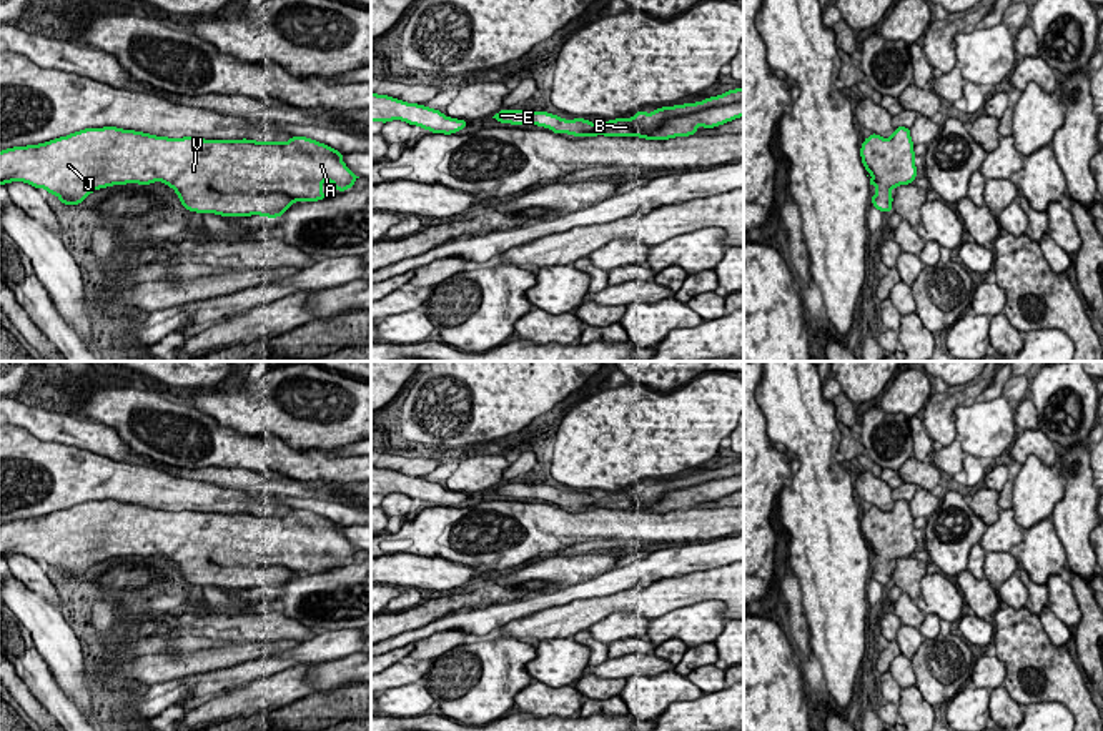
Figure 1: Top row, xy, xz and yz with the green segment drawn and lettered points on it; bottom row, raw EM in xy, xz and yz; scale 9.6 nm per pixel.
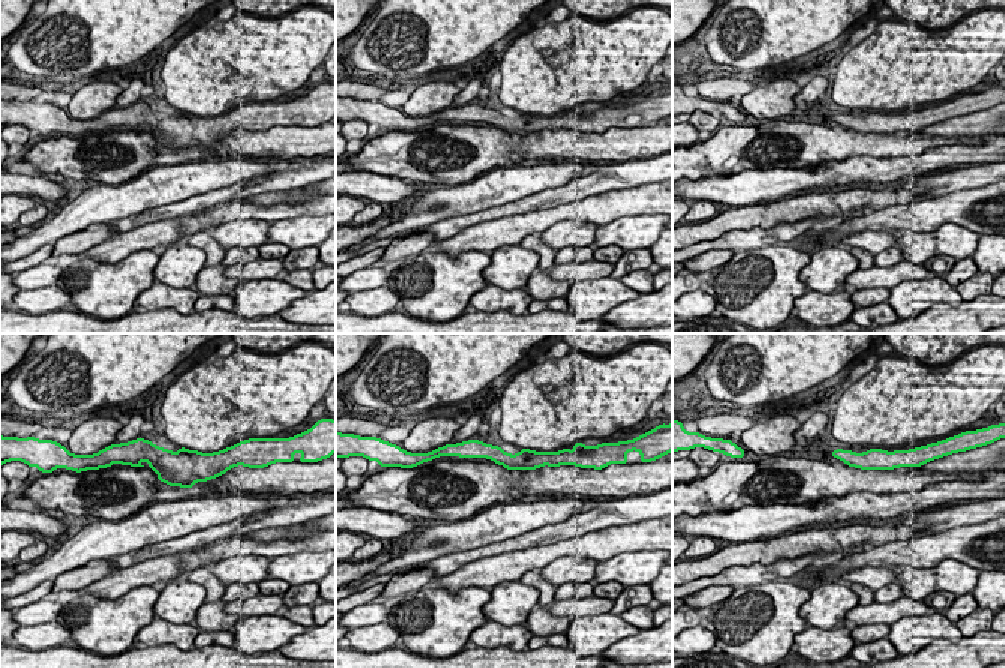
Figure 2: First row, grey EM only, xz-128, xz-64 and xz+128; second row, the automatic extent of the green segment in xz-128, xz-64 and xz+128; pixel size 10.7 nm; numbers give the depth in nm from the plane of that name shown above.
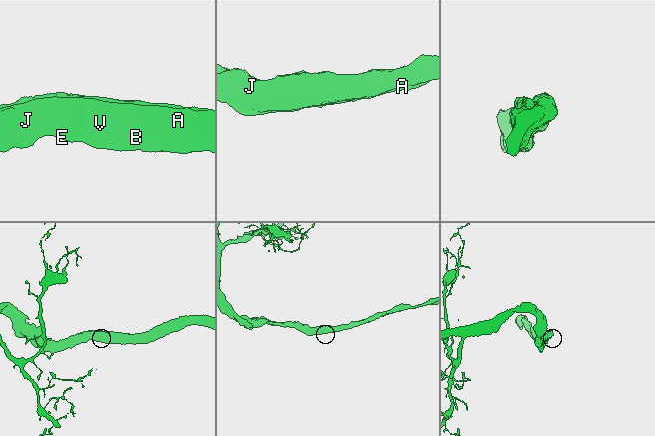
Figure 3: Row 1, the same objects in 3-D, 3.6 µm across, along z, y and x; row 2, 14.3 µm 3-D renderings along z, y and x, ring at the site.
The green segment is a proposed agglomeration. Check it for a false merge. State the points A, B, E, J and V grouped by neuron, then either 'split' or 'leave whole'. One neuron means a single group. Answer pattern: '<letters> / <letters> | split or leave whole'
A B E J V | leave whole

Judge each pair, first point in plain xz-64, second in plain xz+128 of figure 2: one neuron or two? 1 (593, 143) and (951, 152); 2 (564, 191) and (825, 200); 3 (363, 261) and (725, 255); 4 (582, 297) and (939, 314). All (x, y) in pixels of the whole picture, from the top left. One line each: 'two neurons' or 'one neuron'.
1: two neurons
2: two neurons
3: one neuron
4: two neurons

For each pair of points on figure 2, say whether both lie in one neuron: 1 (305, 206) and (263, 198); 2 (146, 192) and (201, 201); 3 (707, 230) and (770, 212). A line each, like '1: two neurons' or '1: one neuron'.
1: one neuron
2: one neuron
3: one neuron

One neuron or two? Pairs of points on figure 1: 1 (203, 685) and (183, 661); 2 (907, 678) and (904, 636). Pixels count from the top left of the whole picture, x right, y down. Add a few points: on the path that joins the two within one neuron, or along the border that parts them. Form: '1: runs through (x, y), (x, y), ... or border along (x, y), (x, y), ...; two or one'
1: border along (232, 665), (222, 670), (207, 670), (155, 683); two
2: border along (900, 653), (910, 661), (915, 685); two

